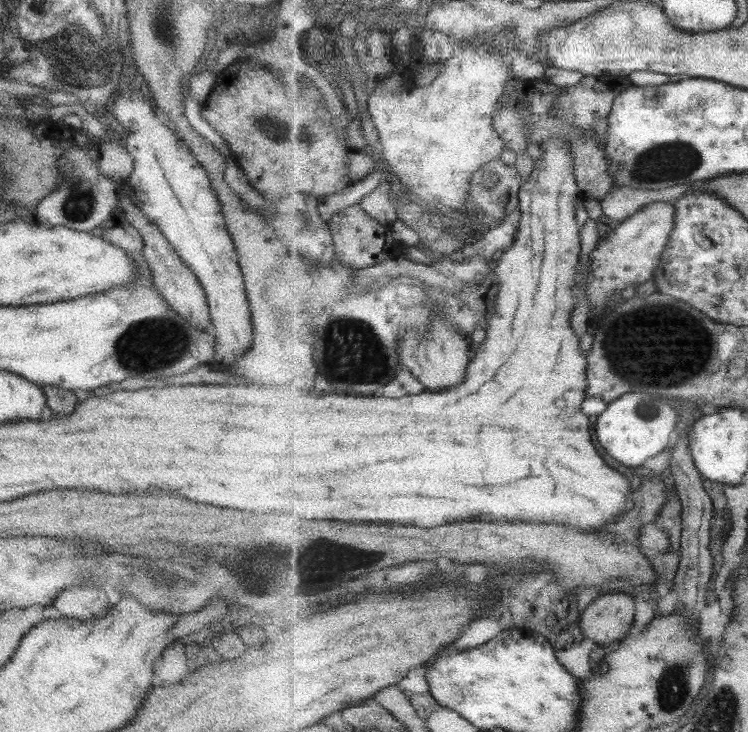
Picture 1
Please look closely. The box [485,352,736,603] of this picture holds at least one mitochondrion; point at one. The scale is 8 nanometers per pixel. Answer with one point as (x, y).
(648, 410)

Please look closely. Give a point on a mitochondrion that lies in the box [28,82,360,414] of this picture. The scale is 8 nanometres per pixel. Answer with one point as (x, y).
(167, 344)

